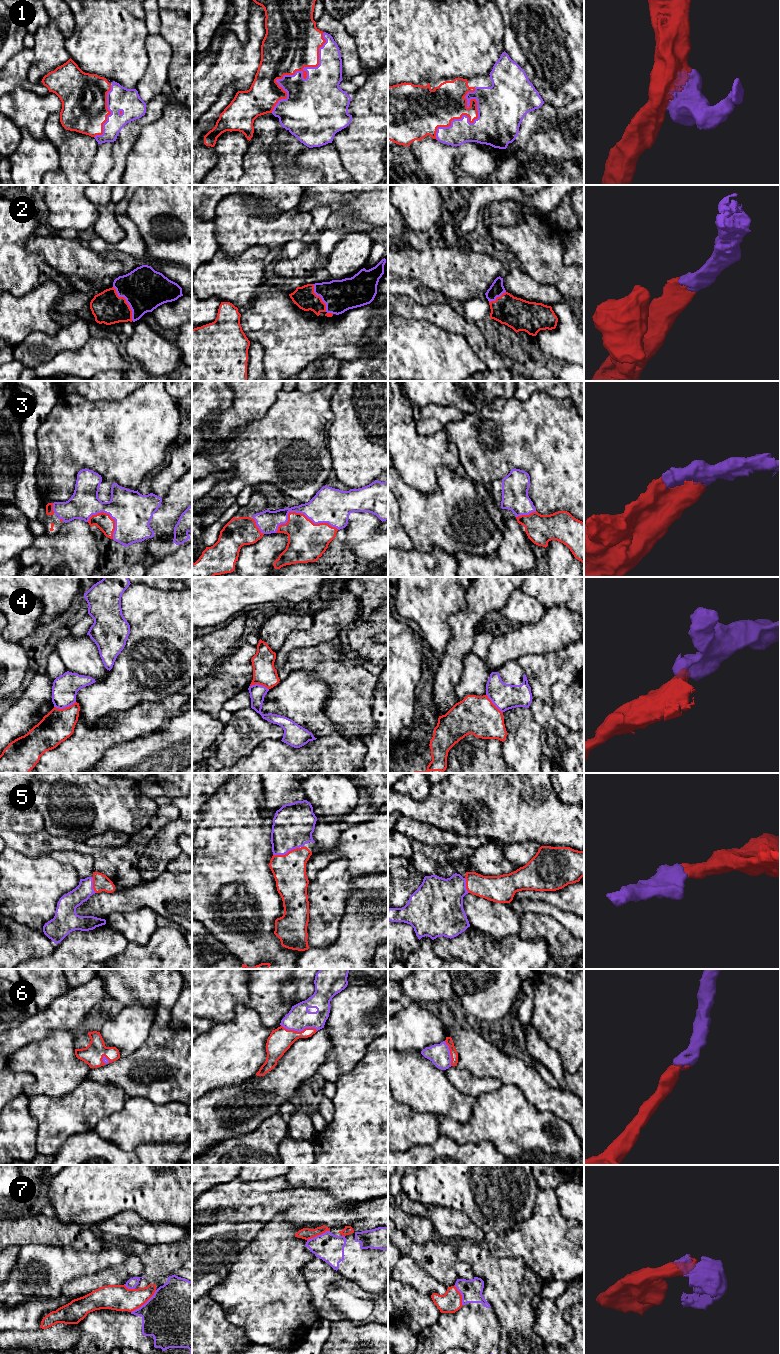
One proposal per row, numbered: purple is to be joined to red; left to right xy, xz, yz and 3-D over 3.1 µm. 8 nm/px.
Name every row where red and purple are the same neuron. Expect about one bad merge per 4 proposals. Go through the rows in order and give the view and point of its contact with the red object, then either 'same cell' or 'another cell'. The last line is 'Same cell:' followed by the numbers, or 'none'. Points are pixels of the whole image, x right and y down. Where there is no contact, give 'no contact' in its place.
1: meets red in xz at (295, 71); same cell
2: meets red in xy at (126, 302); same cell
3: meets red in xz at (302, 514); same cell
4: meets red in xy at (64, 708); another cell
5: meets red in xz at (287, 853); same cell
6: meets red in xz at (299, 1032); same cell
7: meets red in xy at (144, 1303); another cell
Same cell: 1, 2, 3, 5, 6

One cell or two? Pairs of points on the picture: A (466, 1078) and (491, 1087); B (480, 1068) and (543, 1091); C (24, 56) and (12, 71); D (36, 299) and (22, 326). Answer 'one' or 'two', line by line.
A: one
B: one
C: one
D: one

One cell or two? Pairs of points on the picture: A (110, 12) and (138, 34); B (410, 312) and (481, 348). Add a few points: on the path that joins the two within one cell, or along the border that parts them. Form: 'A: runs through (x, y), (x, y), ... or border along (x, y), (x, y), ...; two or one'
A: runs through (117, 19), (131, 33); one
B: runs through (428, 312), (441, 314), (465, 330); one

